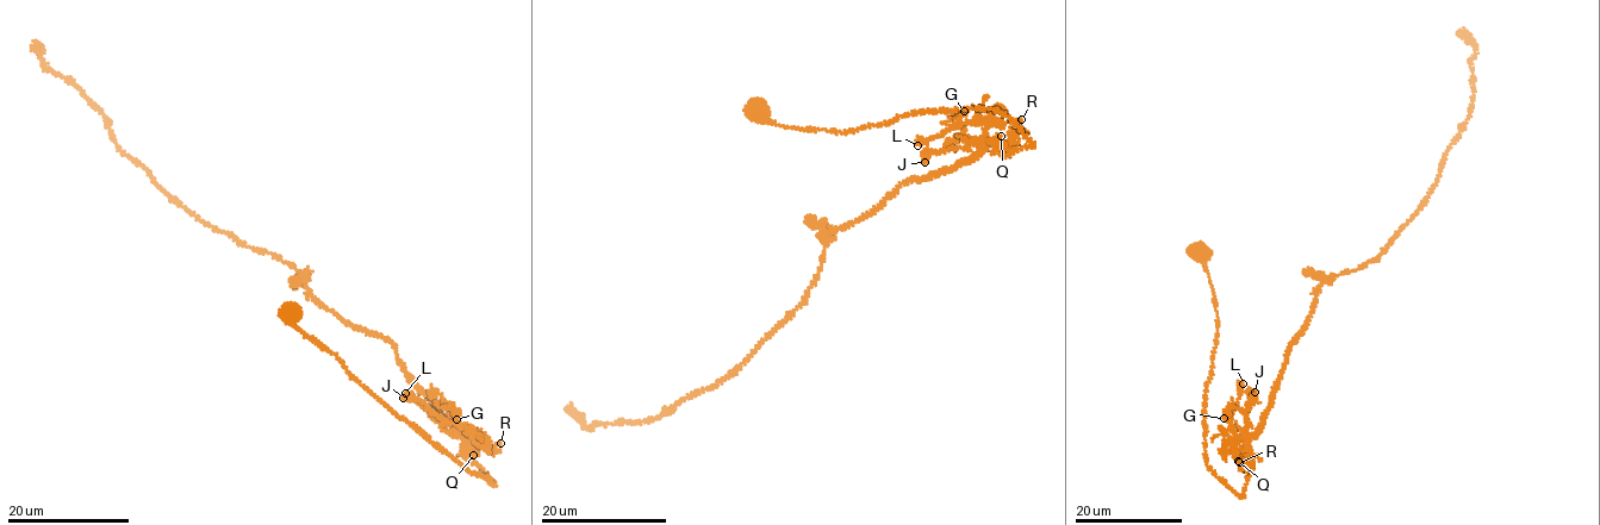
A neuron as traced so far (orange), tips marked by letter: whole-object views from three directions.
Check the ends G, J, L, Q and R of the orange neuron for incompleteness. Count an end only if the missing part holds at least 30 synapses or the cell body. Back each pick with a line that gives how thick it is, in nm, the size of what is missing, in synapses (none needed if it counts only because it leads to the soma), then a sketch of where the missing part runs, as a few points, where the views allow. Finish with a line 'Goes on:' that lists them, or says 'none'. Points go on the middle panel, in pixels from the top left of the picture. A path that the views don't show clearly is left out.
Goes on: none

